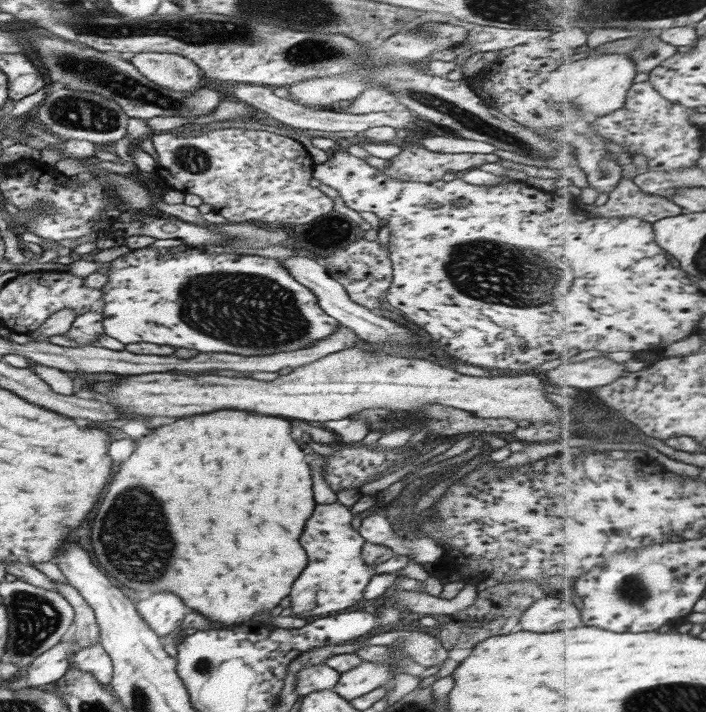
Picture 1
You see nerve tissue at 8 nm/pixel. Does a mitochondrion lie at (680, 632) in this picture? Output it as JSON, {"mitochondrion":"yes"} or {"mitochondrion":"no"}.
{"mitochondrion":"no"}

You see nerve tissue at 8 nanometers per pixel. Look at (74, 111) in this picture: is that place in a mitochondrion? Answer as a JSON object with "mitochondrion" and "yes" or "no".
{"mitochondrion":"yes"}

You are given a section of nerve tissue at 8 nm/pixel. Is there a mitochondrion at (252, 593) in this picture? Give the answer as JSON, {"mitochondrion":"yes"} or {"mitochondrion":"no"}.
{"mitochondrion":"no"}

